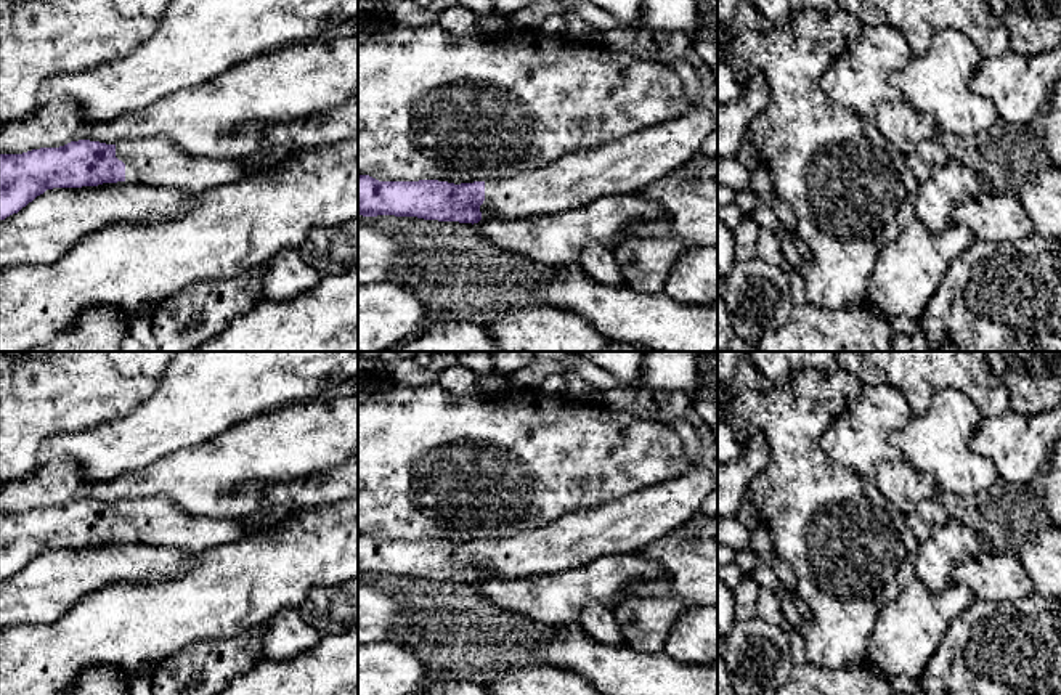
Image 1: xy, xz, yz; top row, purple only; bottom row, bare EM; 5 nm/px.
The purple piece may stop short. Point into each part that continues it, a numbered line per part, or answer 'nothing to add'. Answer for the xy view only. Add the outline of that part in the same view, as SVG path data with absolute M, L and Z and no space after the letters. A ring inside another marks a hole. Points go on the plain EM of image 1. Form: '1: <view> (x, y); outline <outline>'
1: xy (159, 522); outline M165 498L117 502L116 517L125 523L125 543L164 546L191 555L260 531L239 518L189 515Z

